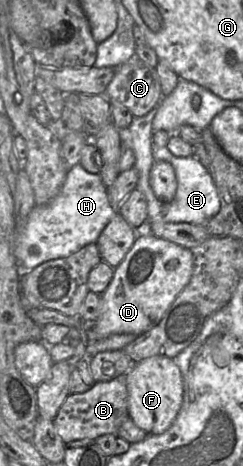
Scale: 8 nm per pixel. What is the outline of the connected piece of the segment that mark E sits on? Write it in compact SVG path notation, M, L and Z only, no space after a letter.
M152 142L152 154L154 161L169 162L175 170L177 179L176 194L170 202L158 200L150 186L148 197L152 214L155 212L162 222L203 225L220 211L220 198L212 177L194 155L190 157L176 157L169 151L167 146L159 147L154 142Z

